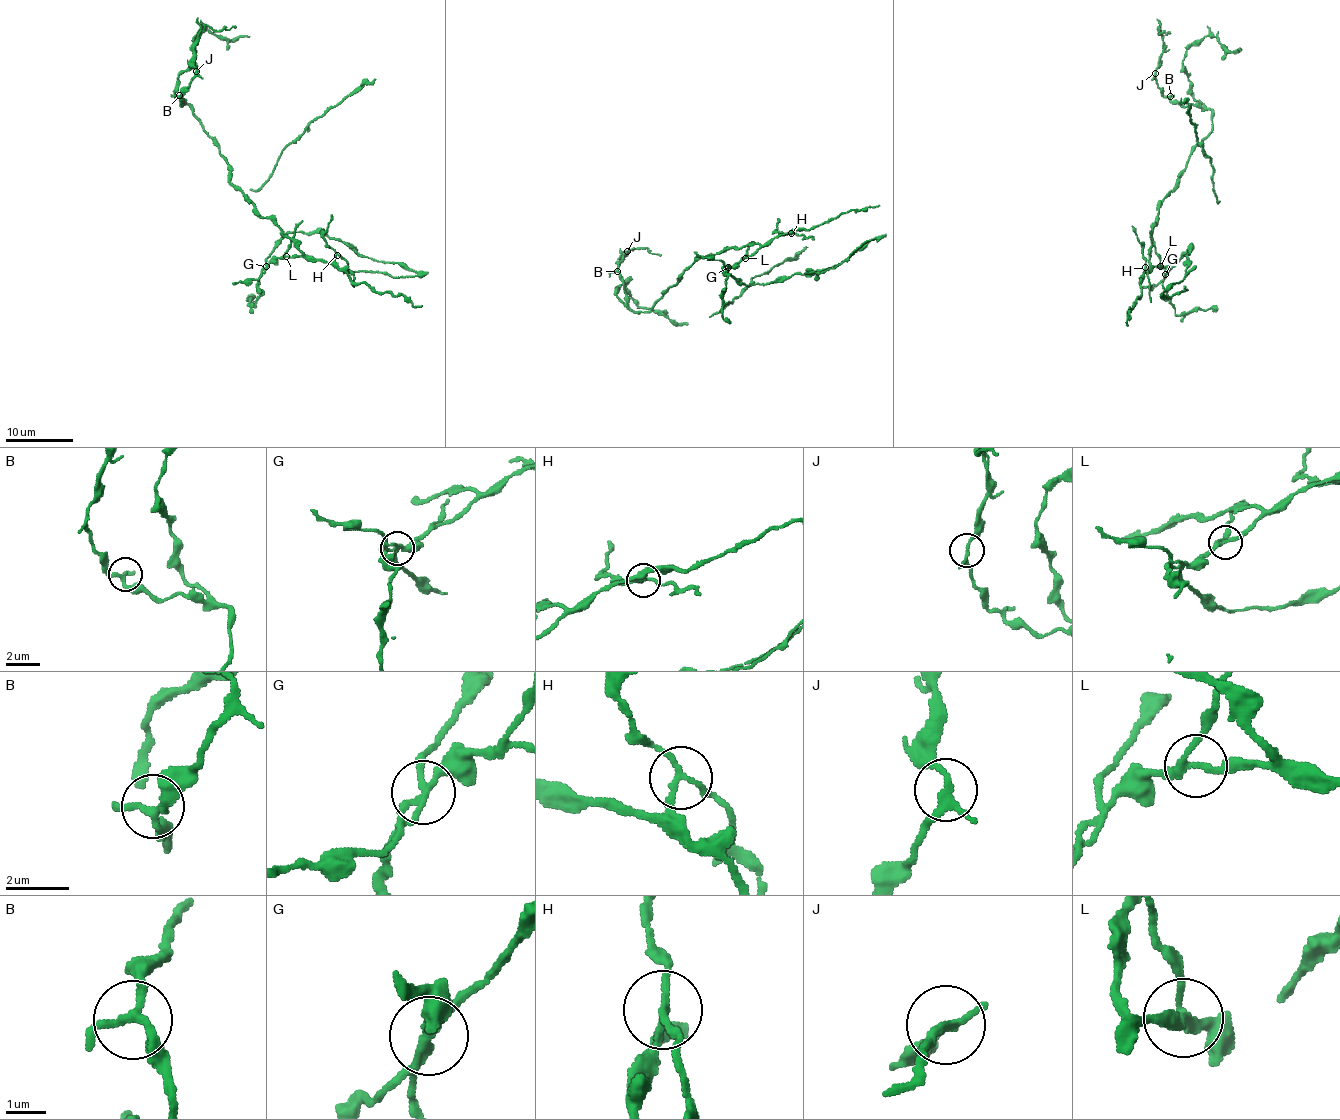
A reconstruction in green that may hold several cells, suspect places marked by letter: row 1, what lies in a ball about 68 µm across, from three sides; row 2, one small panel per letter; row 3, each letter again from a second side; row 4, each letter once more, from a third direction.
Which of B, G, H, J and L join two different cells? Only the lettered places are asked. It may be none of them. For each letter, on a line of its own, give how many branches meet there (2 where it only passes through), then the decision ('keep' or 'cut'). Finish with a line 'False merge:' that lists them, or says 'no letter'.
B: 3 | keep
G: 3 | cut
H: 3 | cut
J: 3 | keep
L: 3 | keep
False merge: G, H

